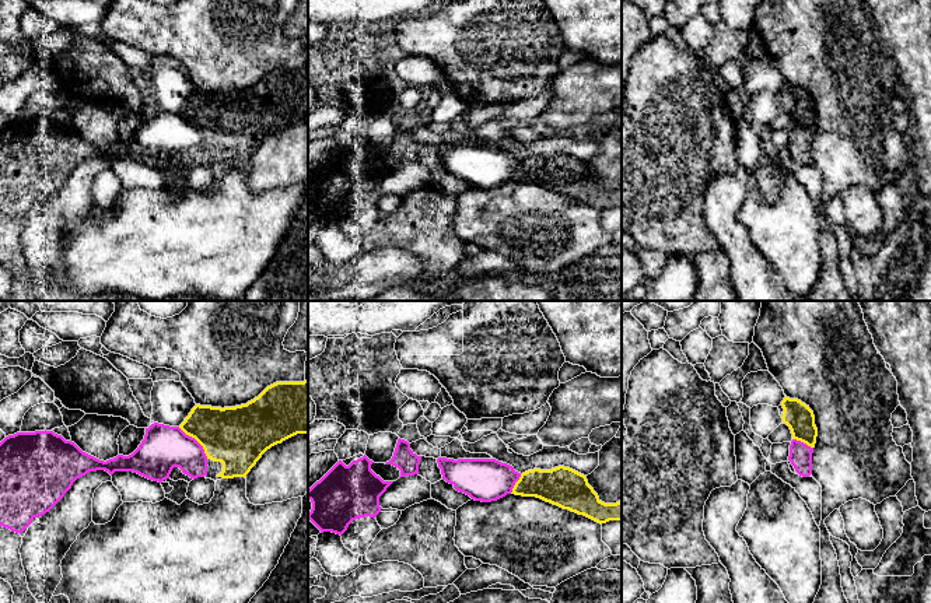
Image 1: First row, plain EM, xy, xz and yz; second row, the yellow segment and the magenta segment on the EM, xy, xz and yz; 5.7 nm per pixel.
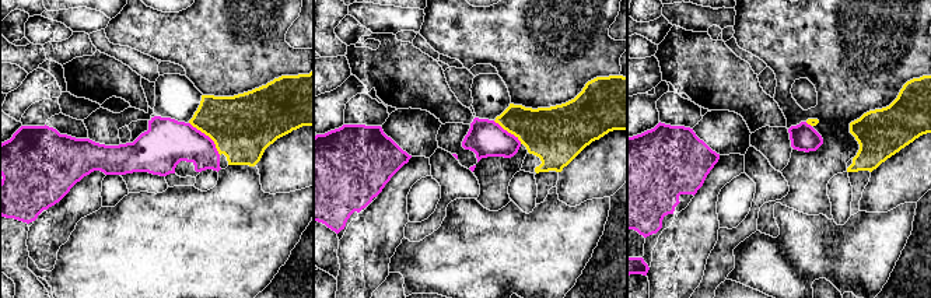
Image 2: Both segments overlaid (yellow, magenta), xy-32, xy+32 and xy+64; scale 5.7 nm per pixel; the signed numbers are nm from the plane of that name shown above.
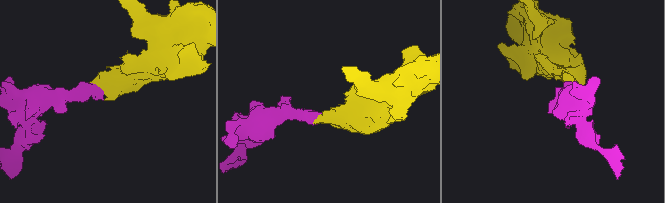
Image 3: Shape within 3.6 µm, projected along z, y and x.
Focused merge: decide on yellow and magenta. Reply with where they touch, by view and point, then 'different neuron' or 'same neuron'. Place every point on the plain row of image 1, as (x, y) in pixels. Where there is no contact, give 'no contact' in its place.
xy (196, 126) | same neuron

